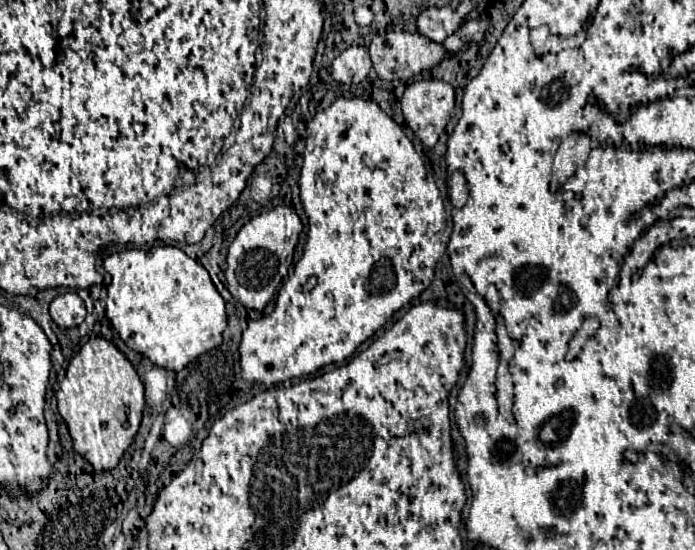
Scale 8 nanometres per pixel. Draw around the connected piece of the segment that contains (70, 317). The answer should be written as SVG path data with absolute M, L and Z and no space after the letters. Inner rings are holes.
M60 294L50 304L50 316L52 320L63 329L76 328L84 322L86 306L78 294Z

